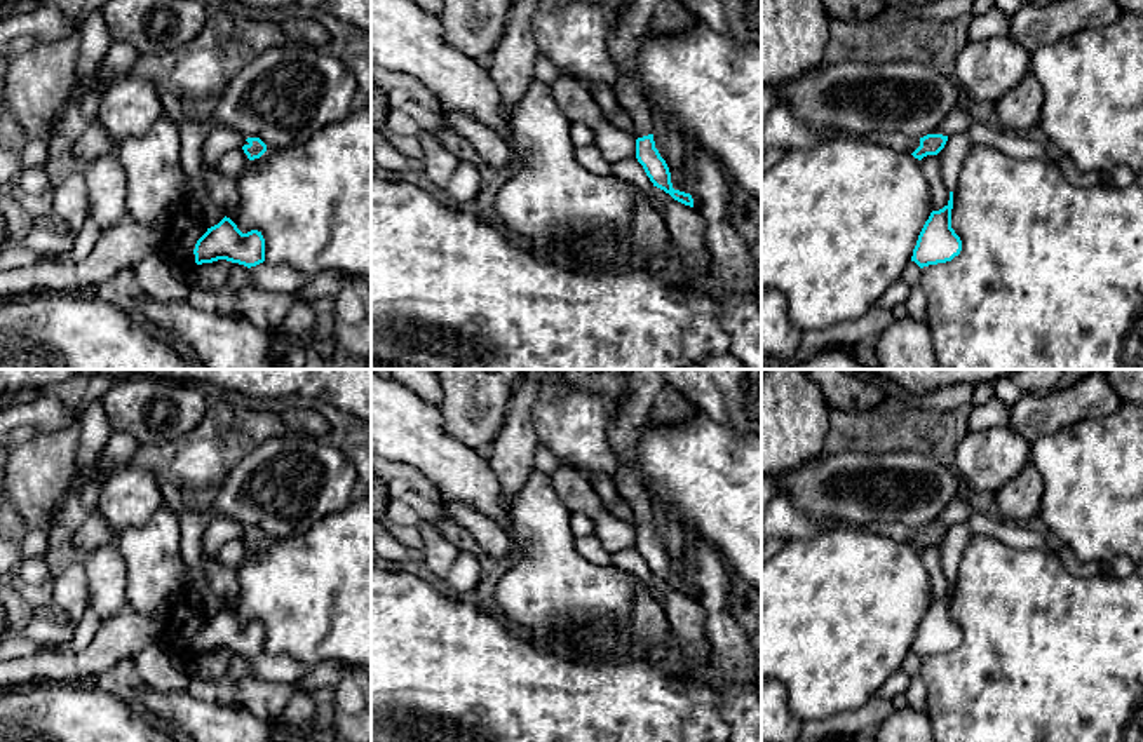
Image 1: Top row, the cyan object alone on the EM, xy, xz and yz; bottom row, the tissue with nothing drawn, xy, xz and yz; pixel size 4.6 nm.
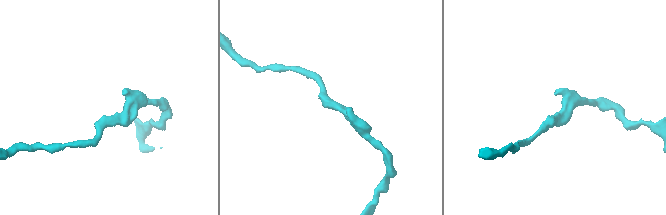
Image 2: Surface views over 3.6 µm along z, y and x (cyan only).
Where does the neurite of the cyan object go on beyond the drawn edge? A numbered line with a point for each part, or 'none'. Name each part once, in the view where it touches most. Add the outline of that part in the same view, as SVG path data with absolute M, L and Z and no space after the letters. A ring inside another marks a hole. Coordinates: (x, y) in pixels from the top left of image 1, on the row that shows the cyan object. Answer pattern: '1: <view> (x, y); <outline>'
1: xz (633, 18); M624 0L619 5L619 16L608 35L608 52L617 64L620 77L613 87L615 99L631 120L632 136L643 138L652 134L652 110L646 105L639 82L634 77L639 40L648 30L648 23L660 0Z

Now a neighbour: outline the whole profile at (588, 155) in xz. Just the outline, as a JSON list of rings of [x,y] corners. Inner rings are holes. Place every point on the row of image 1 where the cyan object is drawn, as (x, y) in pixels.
[[[594,143],[575,146],[575,159],[598,176],[613,176],[612,164],[603,157]]]

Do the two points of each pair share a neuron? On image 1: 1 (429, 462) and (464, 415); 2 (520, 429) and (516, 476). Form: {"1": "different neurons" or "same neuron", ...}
{"1": "different neurons", "2": "same neuron"}

